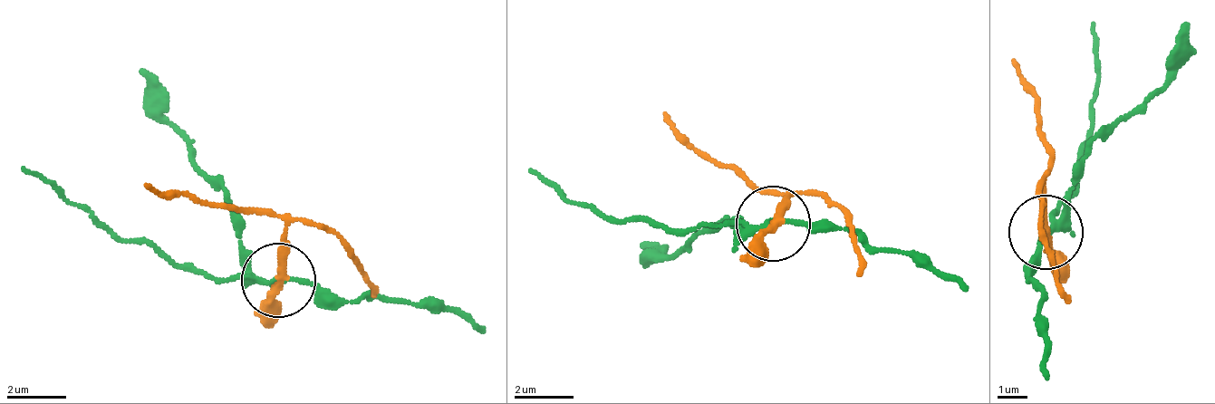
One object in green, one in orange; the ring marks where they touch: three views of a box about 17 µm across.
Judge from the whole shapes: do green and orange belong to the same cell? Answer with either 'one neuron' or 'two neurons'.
two neurons

